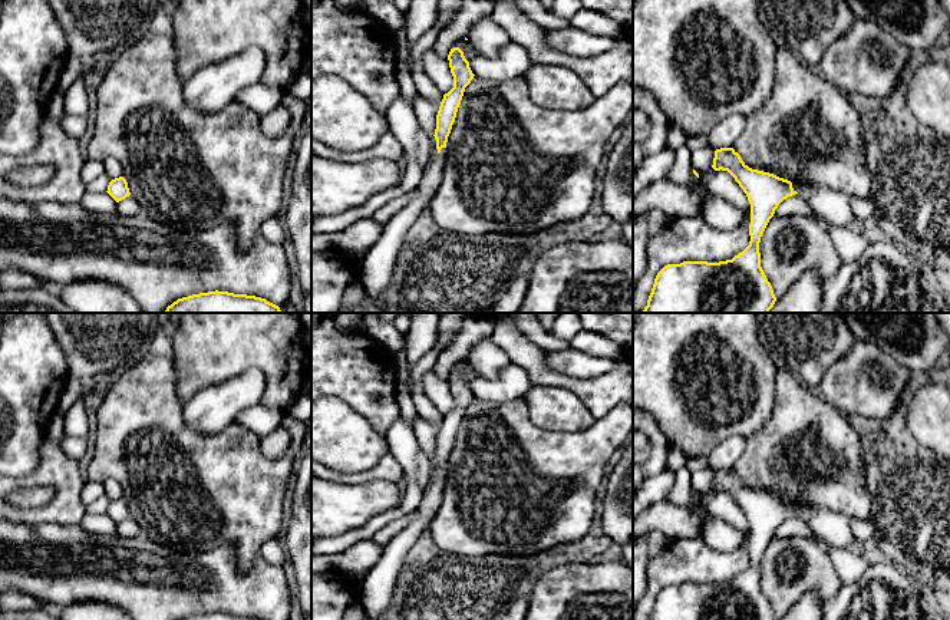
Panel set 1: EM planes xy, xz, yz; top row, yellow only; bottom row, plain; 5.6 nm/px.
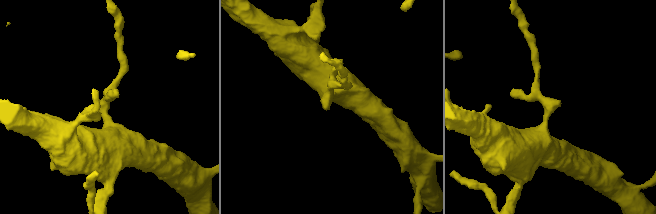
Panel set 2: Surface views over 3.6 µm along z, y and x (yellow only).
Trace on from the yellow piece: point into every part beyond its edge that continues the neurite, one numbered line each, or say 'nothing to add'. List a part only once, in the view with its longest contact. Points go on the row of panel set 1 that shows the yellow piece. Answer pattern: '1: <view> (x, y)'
1: yz (802, 188)

